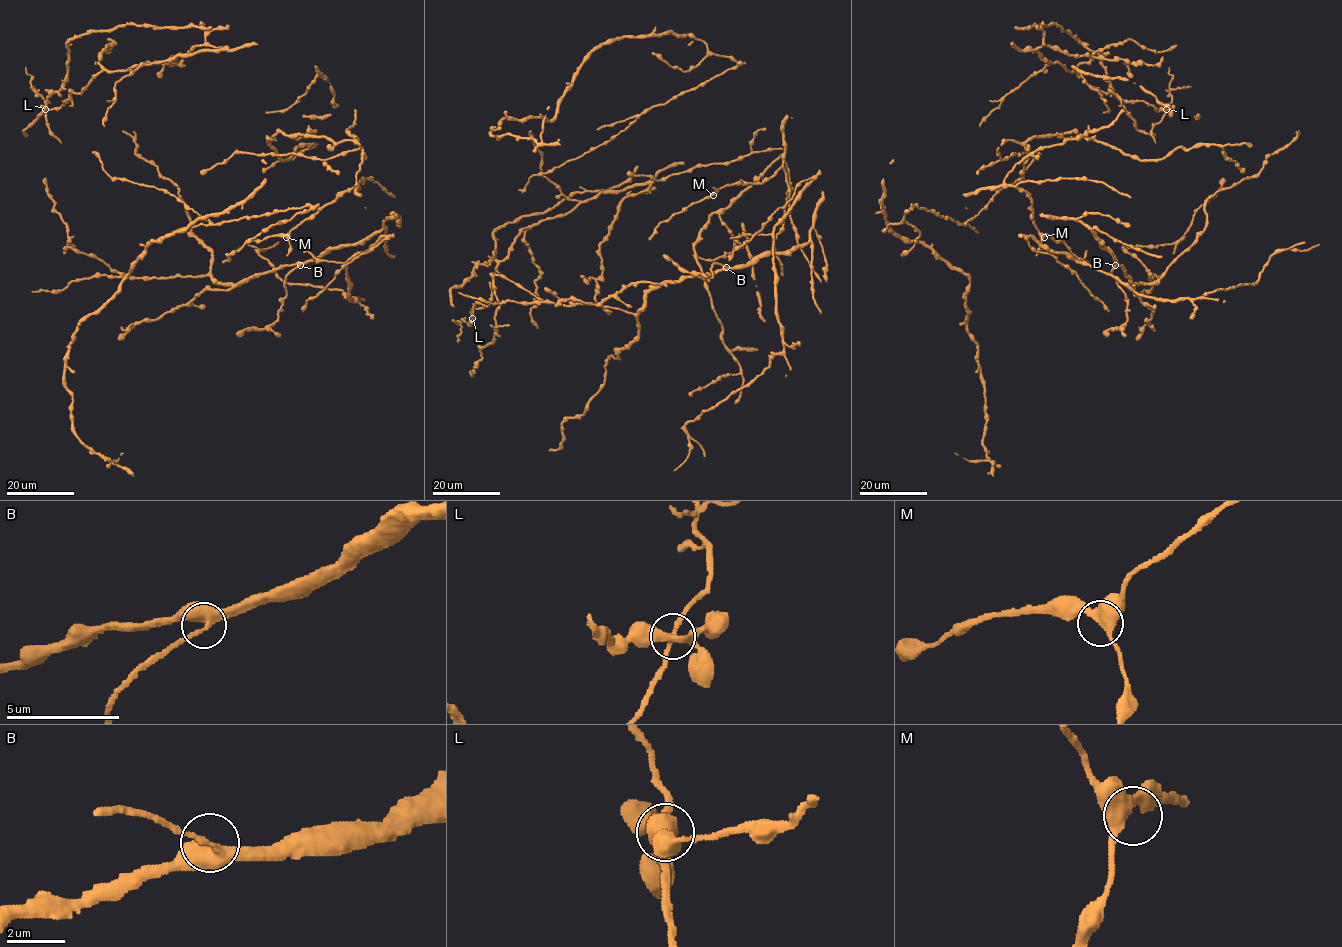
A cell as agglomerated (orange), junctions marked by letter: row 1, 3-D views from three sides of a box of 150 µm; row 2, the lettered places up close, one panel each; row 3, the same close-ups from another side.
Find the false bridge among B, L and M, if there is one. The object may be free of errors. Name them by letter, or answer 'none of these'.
L

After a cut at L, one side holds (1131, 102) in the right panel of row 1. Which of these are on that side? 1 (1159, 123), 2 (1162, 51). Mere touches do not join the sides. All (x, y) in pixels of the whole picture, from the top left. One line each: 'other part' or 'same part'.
1: other part
2: same part

